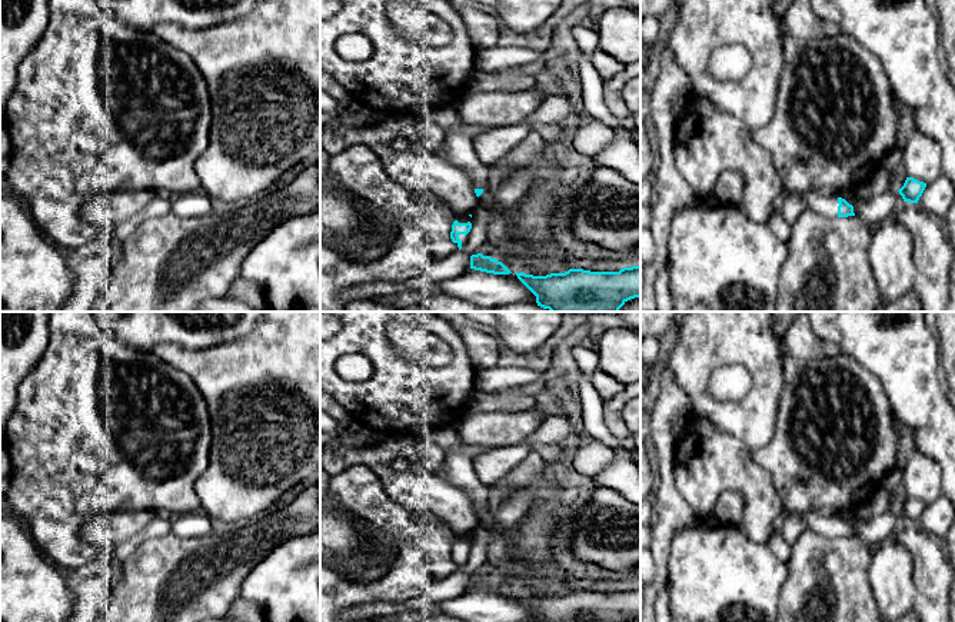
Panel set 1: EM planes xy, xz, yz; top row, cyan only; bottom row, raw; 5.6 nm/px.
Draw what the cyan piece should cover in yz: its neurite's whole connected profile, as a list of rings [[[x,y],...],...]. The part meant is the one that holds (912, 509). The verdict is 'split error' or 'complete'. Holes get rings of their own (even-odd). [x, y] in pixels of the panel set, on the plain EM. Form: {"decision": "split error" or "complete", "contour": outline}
{"decision": "complete", "contour": [[[906,498],[904,506],[898,512],[902,516],[904,522],[918,523],[925,508],[926,508],[926,503],[919,502],[914,498]]]}

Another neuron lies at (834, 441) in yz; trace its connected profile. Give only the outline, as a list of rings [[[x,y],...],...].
[[[783,350],[783,380],[773,436],[766,446],[752,452],[753,462],[769,472],[788,512],[806,513],[819,506],[838,512],[862,509],[882,478],[896,468],[899,449],[895,416],[881,380],[843,353],[835,357],[795,359],[786,350]]]

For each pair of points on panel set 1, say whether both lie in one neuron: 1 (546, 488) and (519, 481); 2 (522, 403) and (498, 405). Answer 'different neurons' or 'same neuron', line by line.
1: different neurons
2: same neuron

